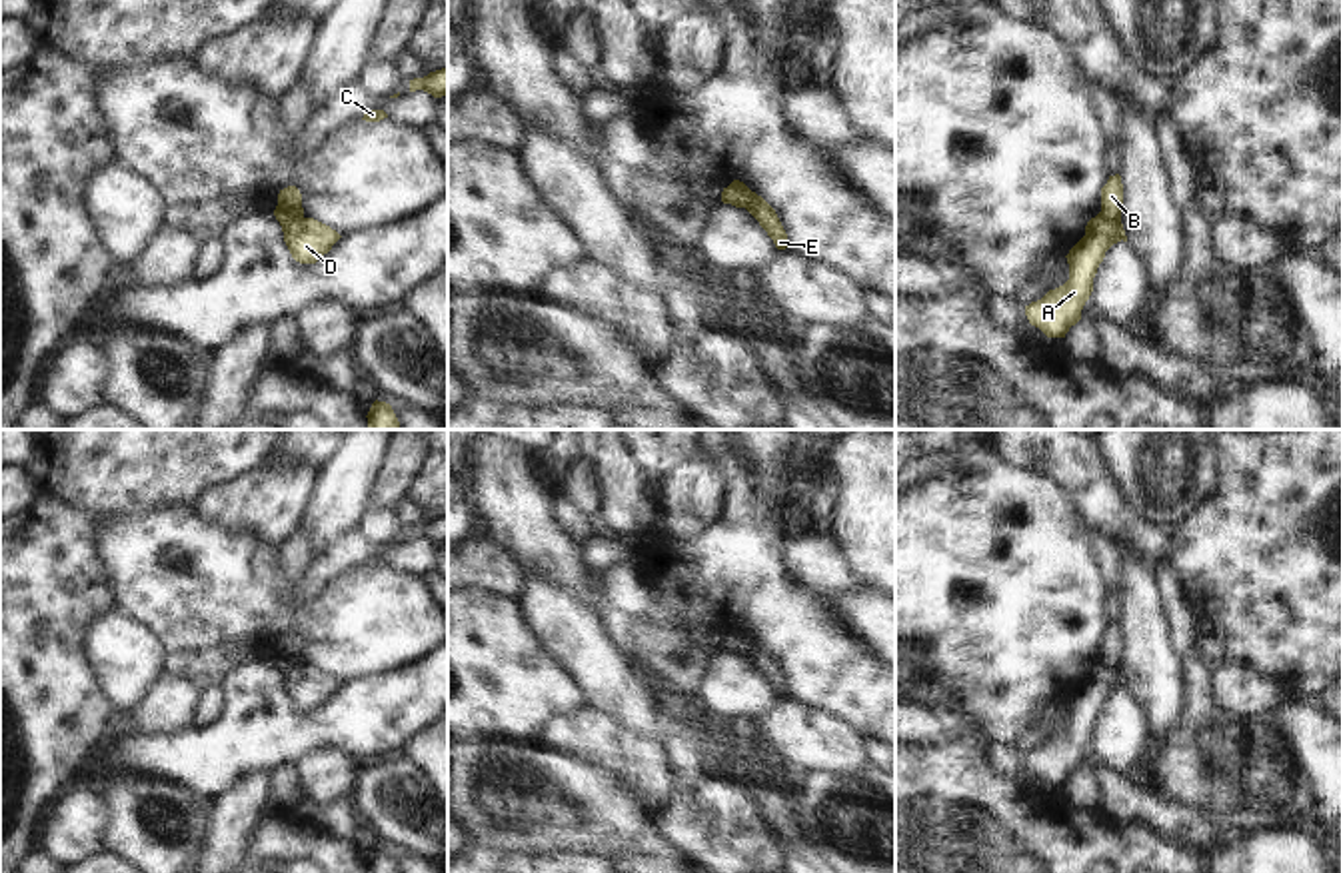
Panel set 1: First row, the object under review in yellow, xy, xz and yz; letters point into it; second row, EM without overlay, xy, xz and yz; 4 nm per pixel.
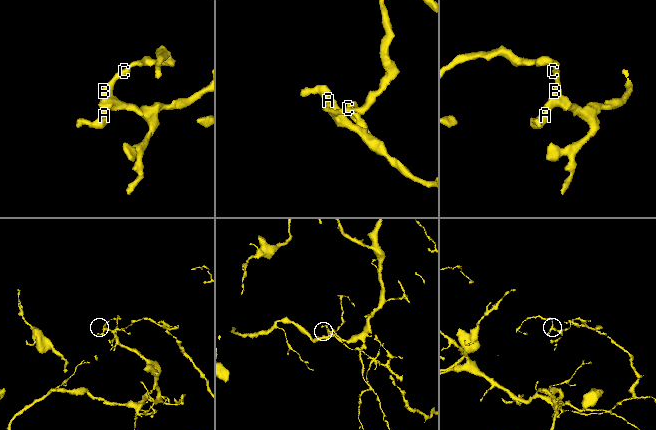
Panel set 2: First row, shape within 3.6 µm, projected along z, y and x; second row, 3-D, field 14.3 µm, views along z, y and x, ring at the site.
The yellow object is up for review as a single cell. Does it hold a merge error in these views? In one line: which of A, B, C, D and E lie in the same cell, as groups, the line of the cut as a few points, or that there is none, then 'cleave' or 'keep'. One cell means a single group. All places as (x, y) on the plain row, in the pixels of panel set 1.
groups A D E / B C; cut xy (302, 664), (286, 664), (280, 670); cleave

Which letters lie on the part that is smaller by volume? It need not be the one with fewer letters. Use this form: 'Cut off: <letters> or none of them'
Cut off: B, C

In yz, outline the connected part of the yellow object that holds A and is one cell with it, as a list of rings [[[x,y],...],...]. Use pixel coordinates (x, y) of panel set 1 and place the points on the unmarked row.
[[[1101,661],[1091,665],[1085,673],[1085,683],[1065,703],[1069,727],[1025,753],[1029,771],[1047,785],[1065,785],[1069,775],[1081,767],[1081,757],[1093,739],[1093,725],[1105,699],[1121,687],[1127,689],[1121,669]]]

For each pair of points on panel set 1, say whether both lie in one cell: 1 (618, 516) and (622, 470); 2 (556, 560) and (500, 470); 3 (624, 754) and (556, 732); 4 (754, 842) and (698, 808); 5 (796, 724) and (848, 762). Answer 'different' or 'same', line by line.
1: same
2: same
3: same
4: same
5: same

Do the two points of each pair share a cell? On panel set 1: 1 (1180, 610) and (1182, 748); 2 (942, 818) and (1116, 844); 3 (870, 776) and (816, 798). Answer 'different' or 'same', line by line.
1: same
2: same
3: same

